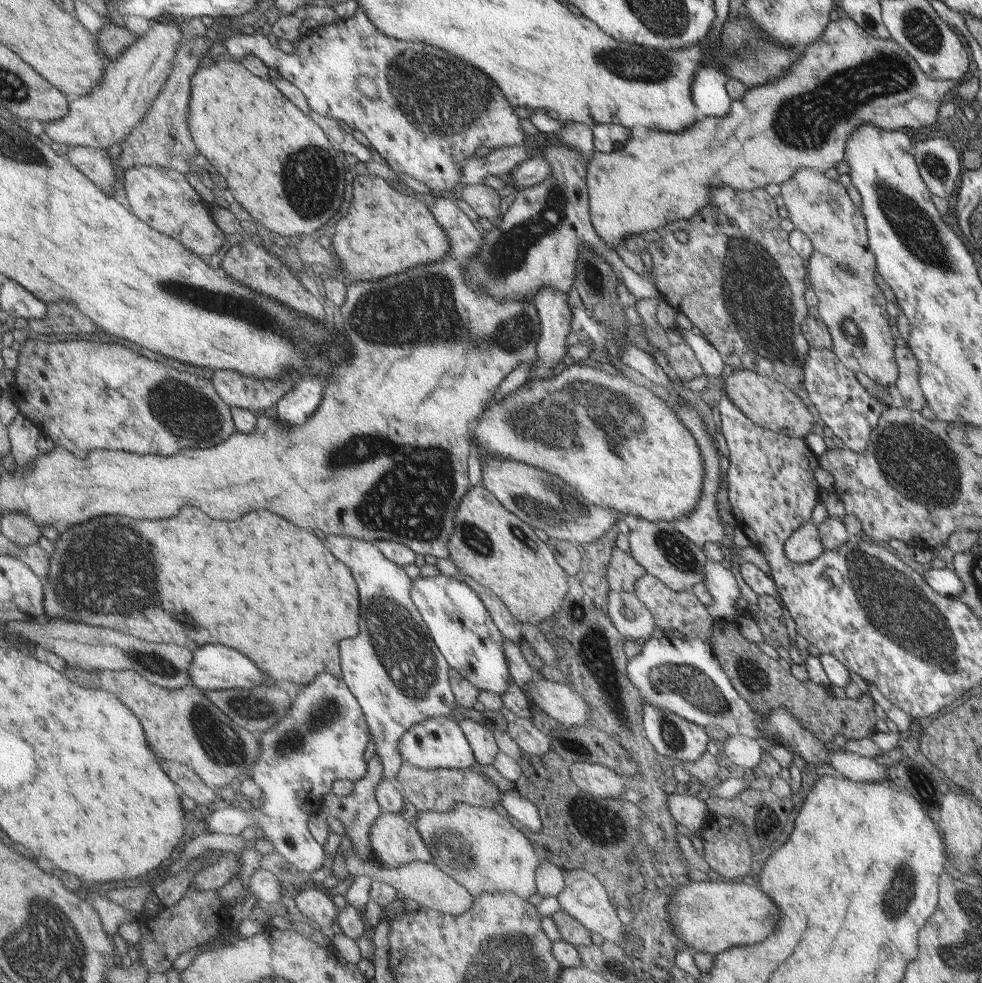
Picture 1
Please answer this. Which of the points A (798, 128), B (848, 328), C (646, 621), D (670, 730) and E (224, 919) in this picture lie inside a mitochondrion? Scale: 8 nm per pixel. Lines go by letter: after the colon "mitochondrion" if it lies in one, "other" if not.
A: mitochondrion
B: mitochondrion
C: other
D: mitochondrion
E: other

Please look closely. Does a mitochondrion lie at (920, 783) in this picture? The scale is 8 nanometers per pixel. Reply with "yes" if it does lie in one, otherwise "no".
no

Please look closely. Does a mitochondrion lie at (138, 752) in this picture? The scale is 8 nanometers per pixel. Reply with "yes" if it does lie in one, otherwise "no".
no

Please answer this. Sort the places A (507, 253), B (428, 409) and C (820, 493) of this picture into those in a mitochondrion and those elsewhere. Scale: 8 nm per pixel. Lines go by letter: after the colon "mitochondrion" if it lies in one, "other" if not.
A: mitochondrion
B: other
C: other

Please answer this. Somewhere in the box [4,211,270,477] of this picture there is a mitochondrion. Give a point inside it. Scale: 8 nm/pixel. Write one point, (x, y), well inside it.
(189, 412)

